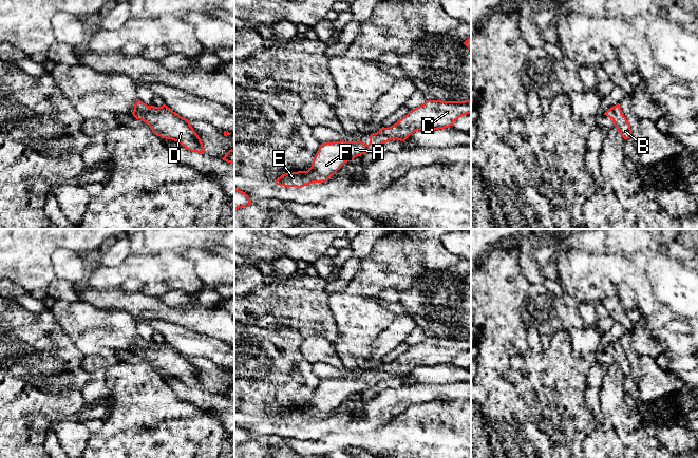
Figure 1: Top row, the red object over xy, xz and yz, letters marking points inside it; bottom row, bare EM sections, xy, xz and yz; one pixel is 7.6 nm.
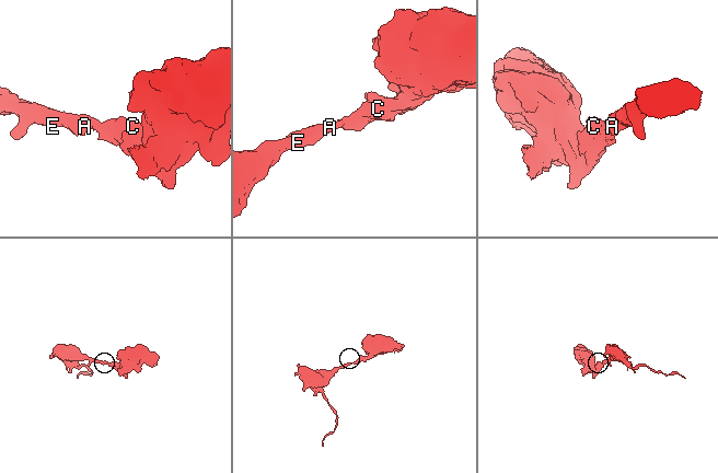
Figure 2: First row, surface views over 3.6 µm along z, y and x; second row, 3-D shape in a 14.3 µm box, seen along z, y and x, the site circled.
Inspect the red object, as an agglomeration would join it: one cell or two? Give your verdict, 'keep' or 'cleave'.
keep

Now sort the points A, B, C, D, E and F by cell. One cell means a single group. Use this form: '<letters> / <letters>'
A B C D E F

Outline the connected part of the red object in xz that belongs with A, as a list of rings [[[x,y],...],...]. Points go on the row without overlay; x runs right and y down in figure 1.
[[[427,337],[393,362],[382,363],[377,369],[372,369],[369,373],[369,381],[360,377],[321,380],[307,407],[282,411],[277,415],[276,420],[301,424],[313,419],[324,419],[348,397],[375,386],[389,377],[404,378],[416,367],[450,364],[455,357],[467,350],[471,350],[471,337]]]

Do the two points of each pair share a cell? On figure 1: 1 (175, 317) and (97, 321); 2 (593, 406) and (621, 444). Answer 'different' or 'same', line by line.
1: different
2: different

